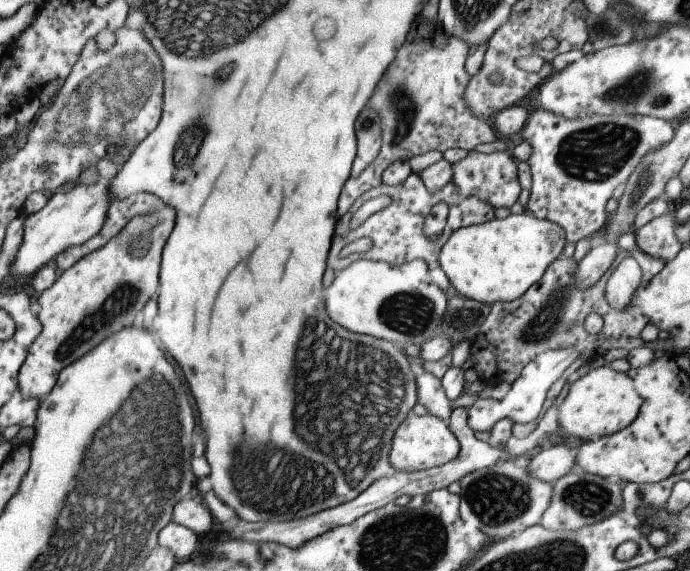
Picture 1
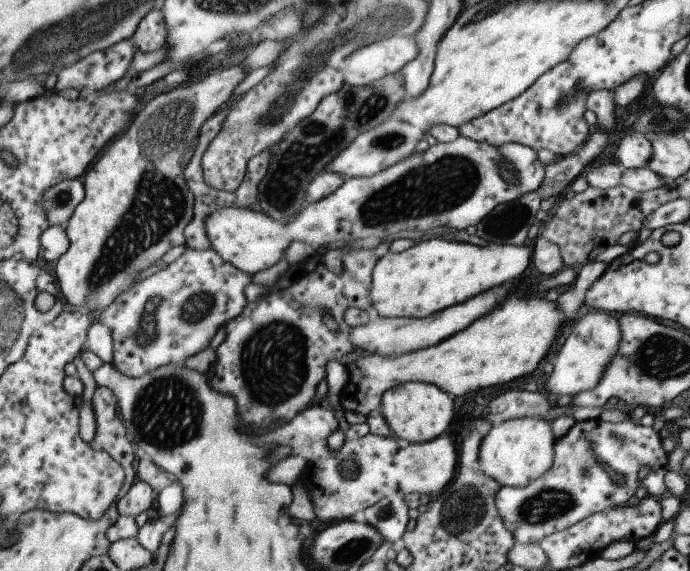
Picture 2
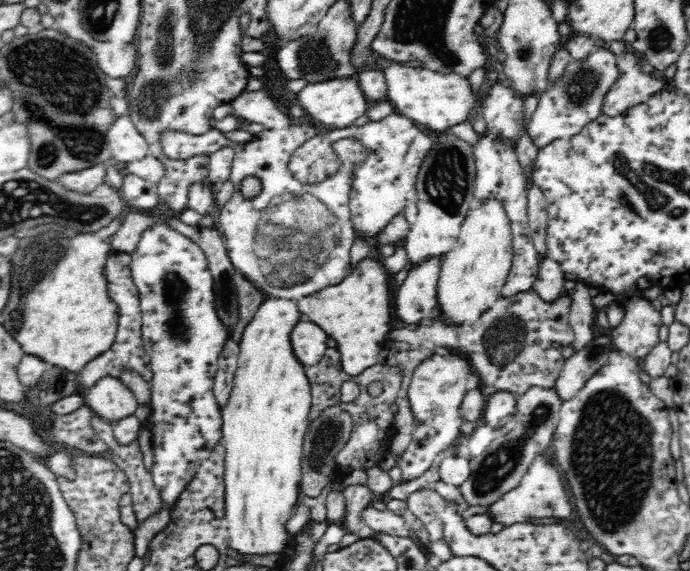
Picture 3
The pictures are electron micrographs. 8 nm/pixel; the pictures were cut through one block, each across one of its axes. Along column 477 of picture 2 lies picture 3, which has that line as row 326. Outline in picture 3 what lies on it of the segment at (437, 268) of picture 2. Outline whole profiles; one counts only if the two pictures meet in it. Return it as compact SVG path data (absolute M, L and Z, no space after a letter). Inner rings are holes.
M278 297L266 299L254 313L254 318L246 325L239 343L238 368L234 374L232 392L226 406L221 408L221 440L224 445L224 486L226 507L226 528L229 548L242 555L283 555L292 542L285 524L293 515L302 493L299 490L303 440L309 425L309 412L312 404L310 381L304 365L294 355L290 332L302 313L292 300Z

